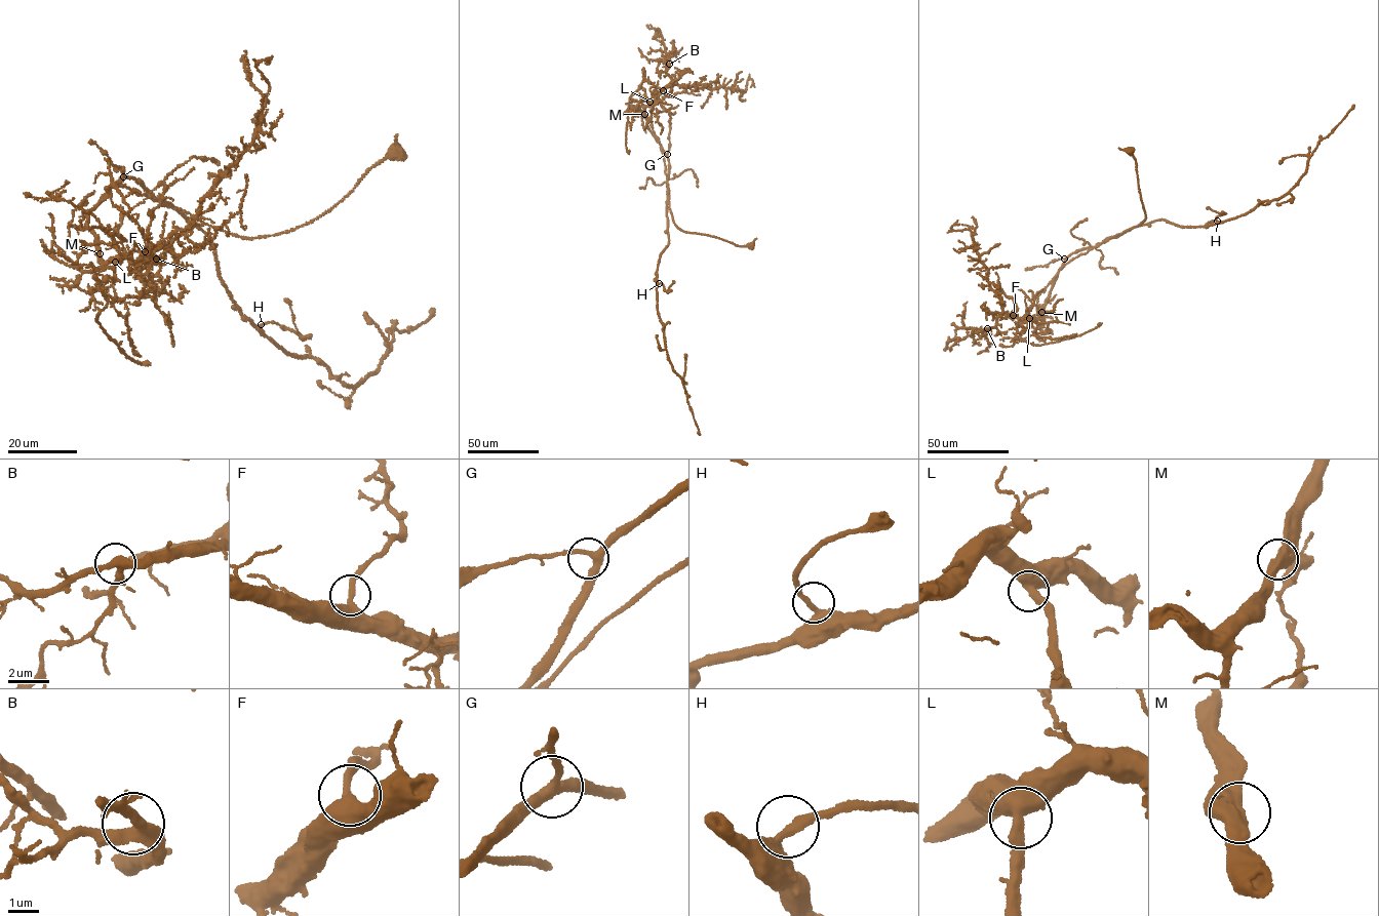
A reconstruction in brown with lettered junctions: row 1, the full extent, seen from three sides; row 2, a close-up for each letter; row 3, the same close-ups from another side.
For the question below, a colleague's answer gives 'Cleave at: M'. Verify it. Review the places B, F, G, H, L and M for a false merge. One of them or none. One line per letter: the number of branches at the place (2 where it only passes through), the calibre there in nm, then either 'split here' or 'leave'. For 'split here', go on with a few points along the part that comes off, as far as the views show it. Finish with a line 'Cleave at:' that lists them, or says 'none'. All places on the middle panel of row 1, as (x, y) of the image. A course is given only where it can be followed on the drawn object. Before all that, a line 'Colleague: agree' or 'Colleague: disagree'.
Colleague: disagree
B: 3 | 360 nm | leave
F: 2 | 360 nm | leave
G: 3 | 280 nm | leave
H: 2 | 320 nm | leave
L: 2 | 550 nm | leave
M: 2 | 550 nm | leave
Cleave at: none

